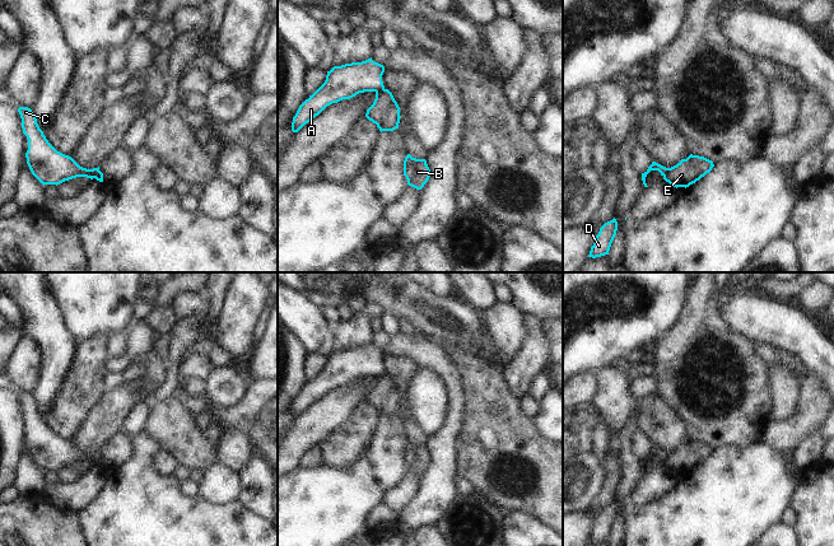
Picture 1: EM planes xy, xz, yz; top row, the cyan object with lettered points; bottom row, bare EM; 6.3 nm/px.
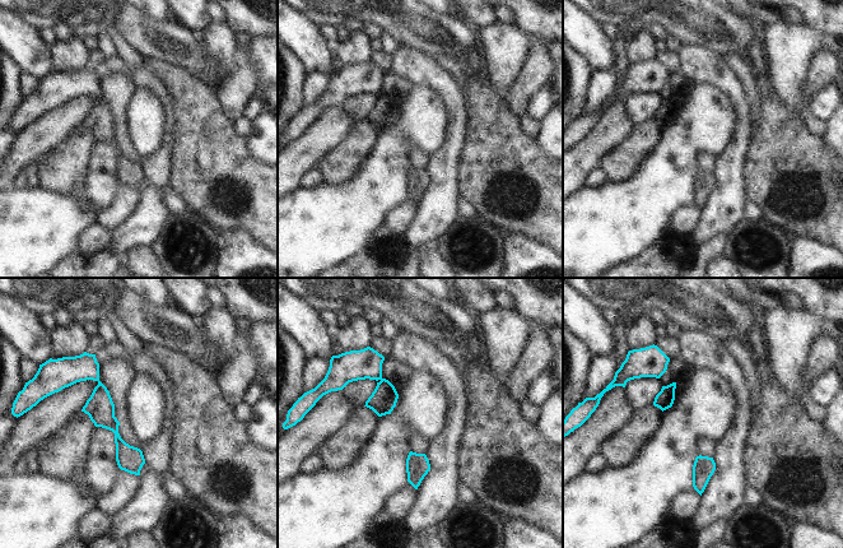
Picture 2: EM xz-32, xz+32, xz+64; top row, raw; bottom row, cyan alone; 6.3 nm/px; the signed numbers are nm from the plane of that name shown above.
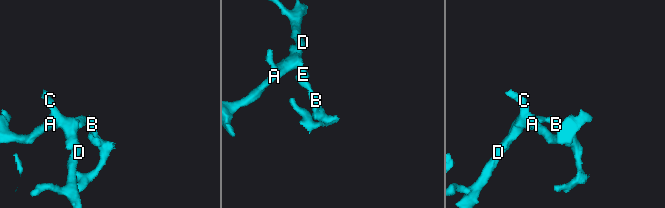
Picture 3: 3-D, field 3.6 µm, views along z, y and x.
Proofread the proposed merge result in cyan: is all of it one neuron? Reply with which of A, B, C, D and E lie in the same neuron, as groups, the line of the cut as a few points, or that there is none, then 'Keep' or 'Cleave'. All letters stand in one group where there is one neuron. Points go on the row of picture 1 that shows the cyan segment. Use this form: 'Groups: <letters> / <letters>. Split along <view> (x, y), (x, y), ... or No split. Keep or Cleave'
Groups: A C D / B E. Split along xz (383, 88), (376, 93). Cleave

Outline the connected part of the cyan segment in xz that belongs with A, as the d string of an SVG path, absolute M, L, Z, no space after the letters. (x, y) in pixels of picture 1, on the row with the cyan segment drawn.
M372 57L362 62L334 66L327 71L325 83L299 106L293 117L292 131L298 132L332 103L364 92L383 90L383 73L385 66L374 62Z

